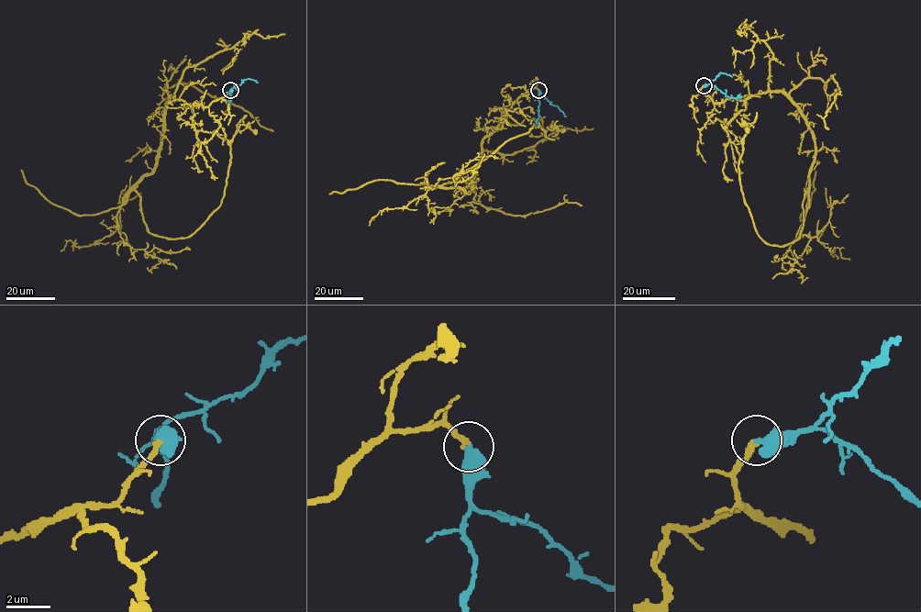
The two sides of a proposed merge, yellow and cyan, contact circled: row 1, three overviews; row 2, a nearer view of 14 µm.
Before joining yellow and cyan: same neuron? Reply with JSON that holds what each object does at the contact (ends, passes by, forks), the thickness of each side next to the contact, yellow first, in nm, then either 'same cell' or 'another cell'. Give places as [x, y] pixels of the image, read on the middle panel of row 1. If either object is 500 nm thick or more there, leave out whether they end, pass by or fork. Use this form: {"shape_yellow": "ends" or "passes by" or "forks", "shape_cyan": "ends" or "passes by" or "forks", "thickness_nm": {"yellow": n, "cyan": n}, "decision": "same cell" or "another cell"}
{"shape_yellow": "ends", "shape_cyan": "passes by", "thickness_nm": {"yellow": 240, "cyan": 380}, "decision": "same cell"}

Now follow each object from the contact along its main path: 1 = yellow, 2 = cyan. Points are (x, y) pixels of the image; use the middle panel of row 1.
1: (538, 90), (515, 100), (482, 142), (468, 193), (440, 185), (536, 123), (545, 132), (556, 127), (552, 137)
2: (538, 90), (540, 97), (547, 98), (566, 116)

